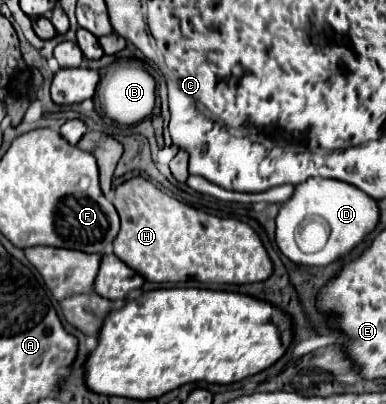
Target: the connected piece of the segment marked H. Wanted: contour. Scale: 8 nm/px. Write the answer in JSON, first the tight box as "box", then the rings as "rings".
{"box":[113,176,273,284],"rings":[[[143,176],[117,186],[113,204],[121,216],[121,230],[113,240],[115,256],[149,282],[177,284],[195,278],[205,284],[249,284],[267,280],[273,272],[273,264],[251,226],[183,204]]]}

